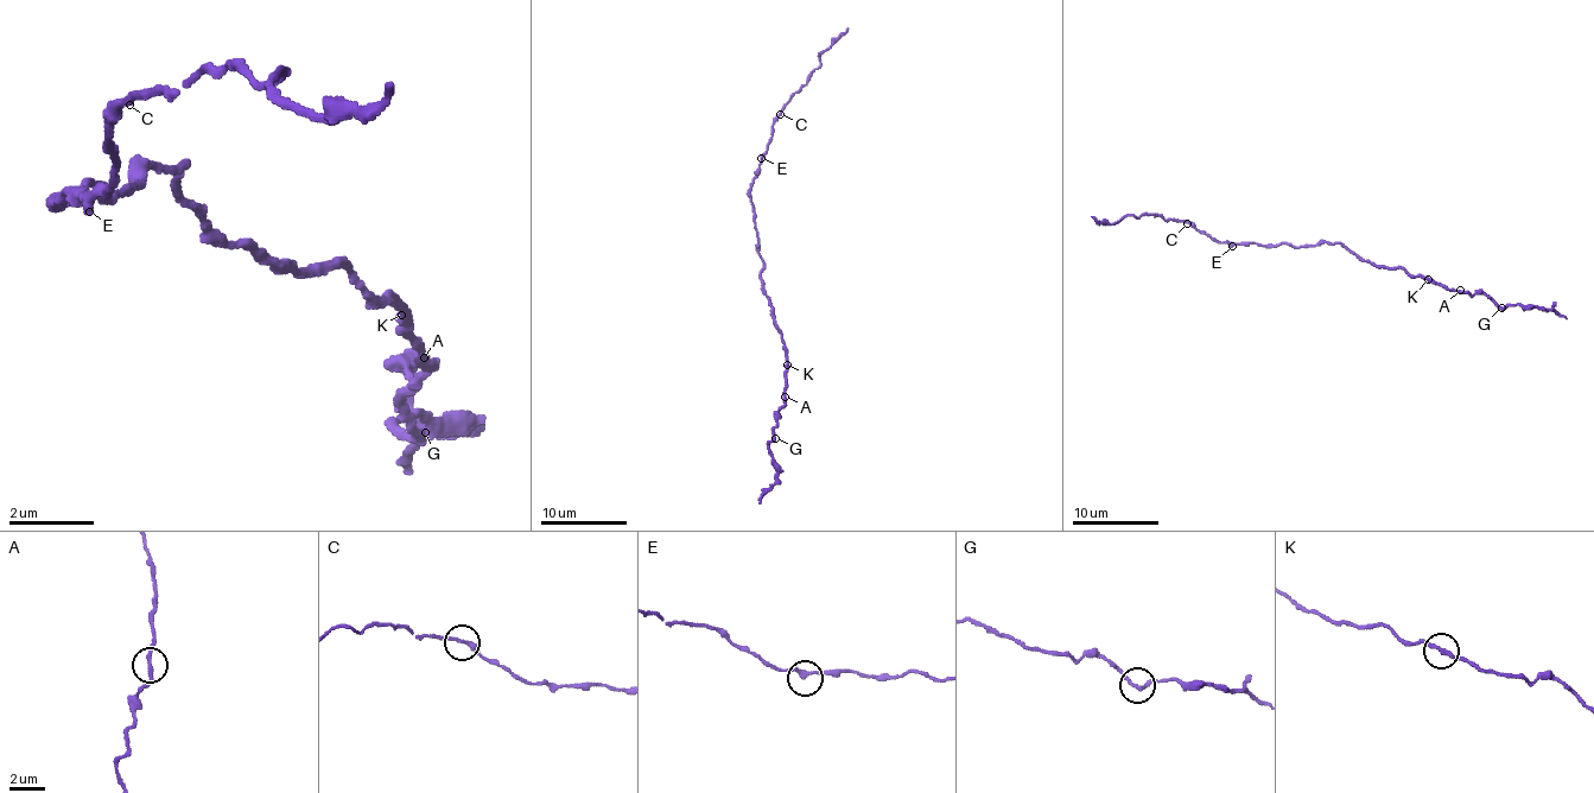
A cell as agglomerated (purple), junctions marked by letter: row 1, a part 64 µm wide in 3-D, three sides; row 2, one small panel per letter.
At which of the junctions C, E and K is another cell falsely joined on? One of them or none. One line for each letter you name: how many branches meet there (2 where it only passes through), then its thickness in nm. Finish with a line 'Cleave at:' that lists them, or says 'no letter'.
Cleave at: no letter

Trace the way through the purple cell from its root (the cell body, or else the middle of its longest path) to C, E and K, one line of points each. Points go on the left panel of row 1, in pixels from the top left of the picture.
C: (182, 164), (57, 204), (106, 191), (114, 173), (102, 135), (129, 105)
E: (182, 164), (147, 169), (114, 194), (103, 196), (91, 186), (57, 204), (65, 195), (86, 198), (89, 211)
K: (182, 164), (189, 163), (179, 172), (183, 192), (228, 242), (289, 268), (347, 265), (399, 311)

